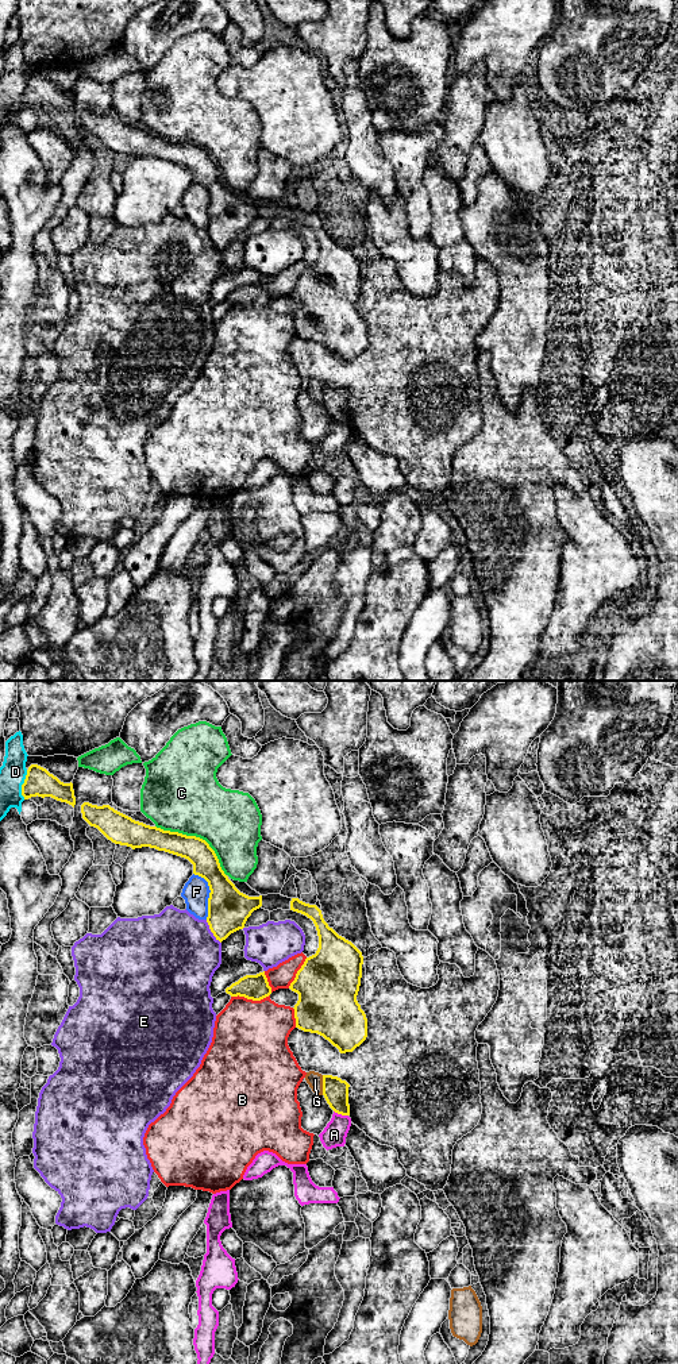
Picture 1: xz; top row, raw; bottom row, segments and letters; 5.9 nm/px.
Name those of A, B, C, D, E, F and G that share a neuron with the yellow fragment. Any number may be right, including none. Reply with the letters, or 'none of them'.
none of them

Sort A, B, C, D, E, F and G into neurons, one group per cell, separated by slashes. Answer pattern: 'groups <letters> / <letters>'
groups A / B / C / D / E / F / G

